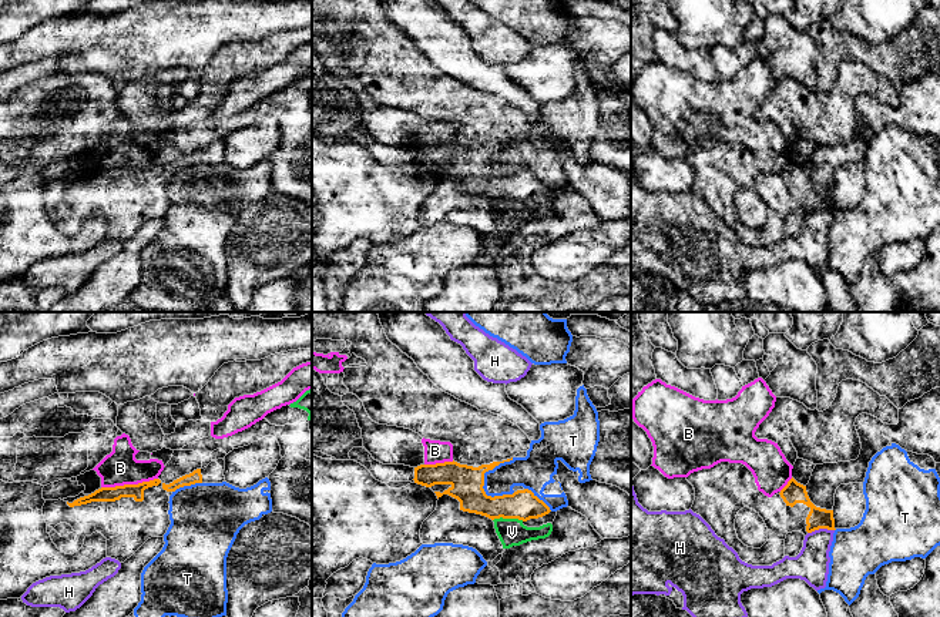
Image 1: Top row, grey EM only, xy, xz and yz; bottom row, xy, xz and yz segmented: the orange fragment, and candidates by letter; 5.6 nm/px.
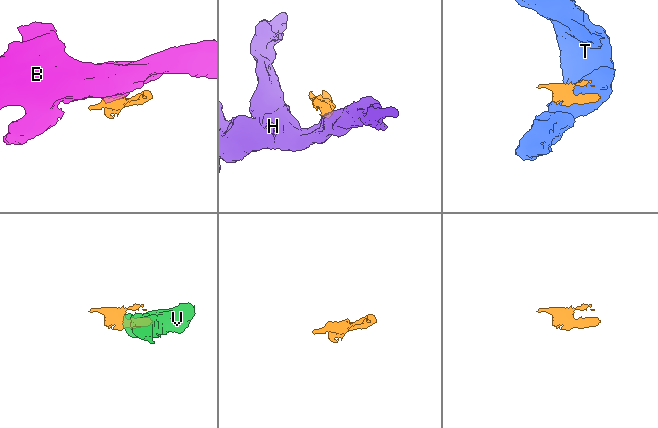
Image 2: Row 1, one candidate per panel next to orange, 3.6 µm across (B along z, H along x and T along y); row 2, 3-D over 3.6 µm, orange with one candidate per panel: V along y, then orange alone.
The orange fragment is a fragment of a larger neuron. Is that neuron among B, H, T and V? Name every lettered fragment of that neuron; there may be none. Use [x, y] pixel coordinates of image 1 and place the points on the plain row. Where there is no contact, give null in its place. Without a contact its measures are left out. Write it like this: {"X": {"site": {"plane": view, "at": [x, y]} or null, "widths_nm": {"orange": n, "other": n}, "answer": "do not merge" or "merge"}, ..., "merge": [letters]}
{"B": {"site": {"plane": "xy", "at": [128, 166]}, "widths_nm": {"orange": 80, "other": 200}, "answer": "do not merge"}, "H": {"site": {"plane": "yz", "at": [821, 208]}, "widths_nm": {"orange": 120, "other": 190}, "answer": "do not merge"}, "T": {"site": {"plane": "xz", "at": [487, 151]}, "widths_nm": {"orange": 180, "other": 190}, "answer": "do not merge"}, "V": {"site": {"plane": "xz", "at": [509, 198]}, "widths_nm": {"orange": 170, "other": 160}, "answer": "do not merge"}, "merge": []}

